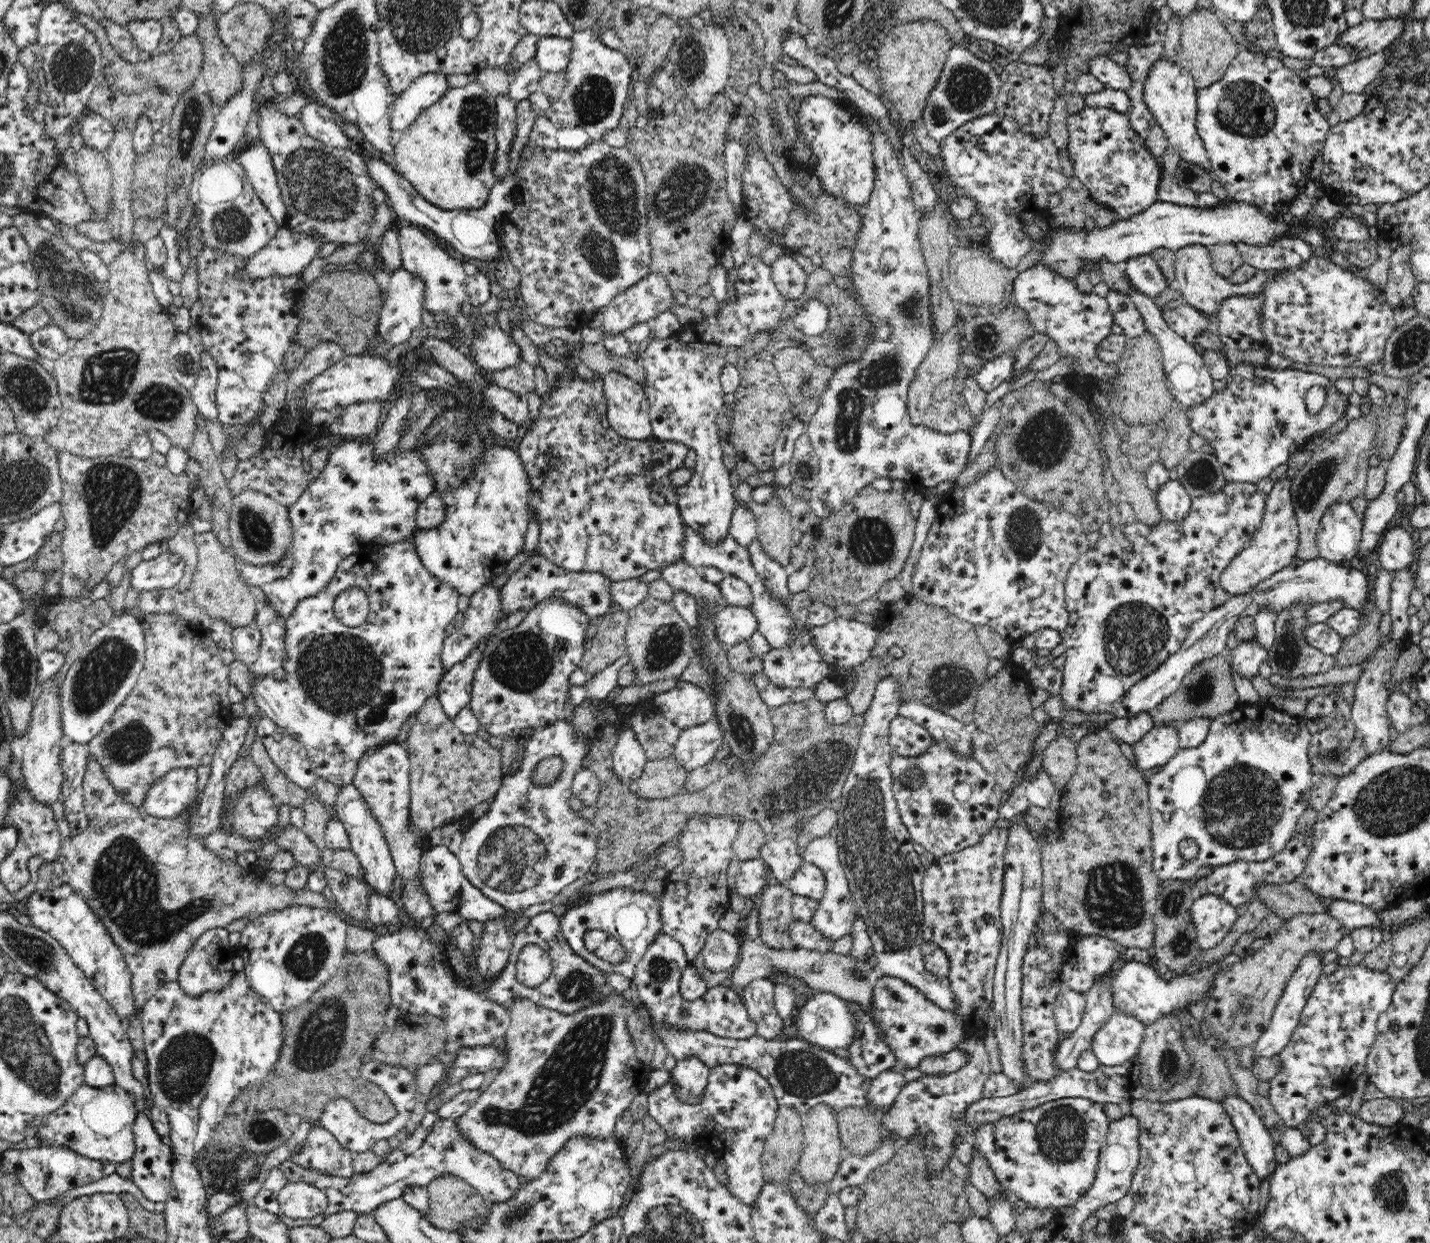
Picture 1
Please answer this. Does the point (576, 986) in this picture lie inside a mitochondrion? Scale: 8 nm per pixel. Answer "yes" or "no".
yes

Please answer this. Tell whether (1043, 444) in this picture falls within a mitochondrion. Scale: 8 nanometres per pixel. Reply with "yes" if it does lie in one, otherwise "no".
yes

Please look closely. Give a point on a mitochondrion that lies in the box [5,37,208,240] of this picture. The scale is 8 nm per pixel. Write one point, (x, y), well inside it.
(71, 70)

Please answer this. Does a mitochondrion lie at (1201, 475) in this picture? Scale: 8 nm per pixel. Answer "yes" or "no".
yes

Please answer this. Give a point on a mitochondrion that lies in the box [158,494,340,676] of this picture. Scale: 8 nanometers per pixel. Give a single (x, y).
(256, 534)

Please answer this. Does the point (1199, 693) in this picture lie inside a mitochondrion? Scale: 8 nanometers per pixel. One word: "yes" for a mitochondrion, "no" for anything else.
yes

